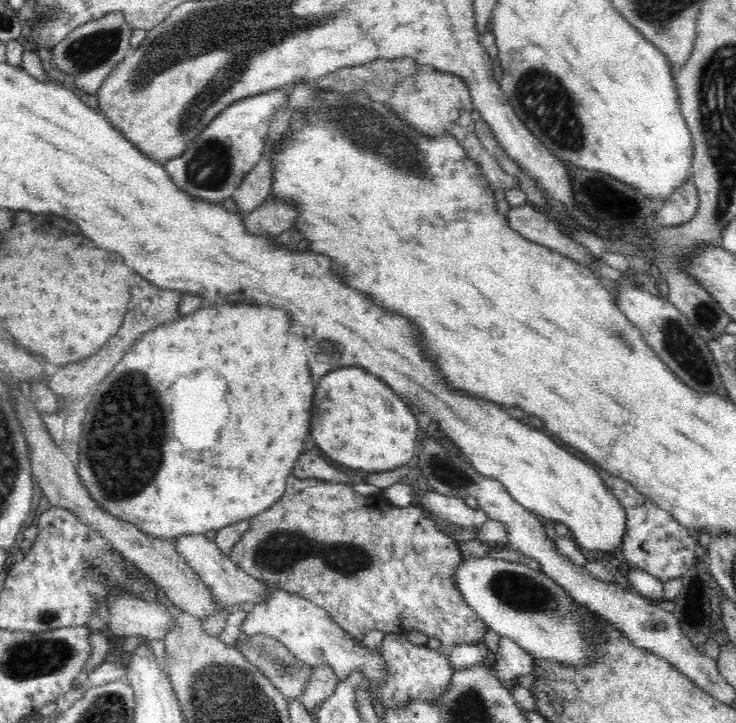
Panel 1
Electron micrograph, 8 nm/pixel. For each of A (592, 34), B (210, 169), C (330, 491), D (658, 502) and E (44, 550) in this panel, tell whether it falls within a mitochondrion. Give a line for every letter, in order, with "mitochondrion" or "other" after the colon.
A: other
B: mitochondrion
C: other
D: other
E: other

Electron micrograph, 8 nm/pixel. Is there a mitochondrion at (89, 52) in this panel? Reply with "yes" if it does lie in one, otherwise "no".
yes

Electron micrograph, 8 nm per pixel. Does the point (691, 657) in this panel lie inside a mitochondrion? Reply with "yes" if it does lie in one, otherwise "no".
no

